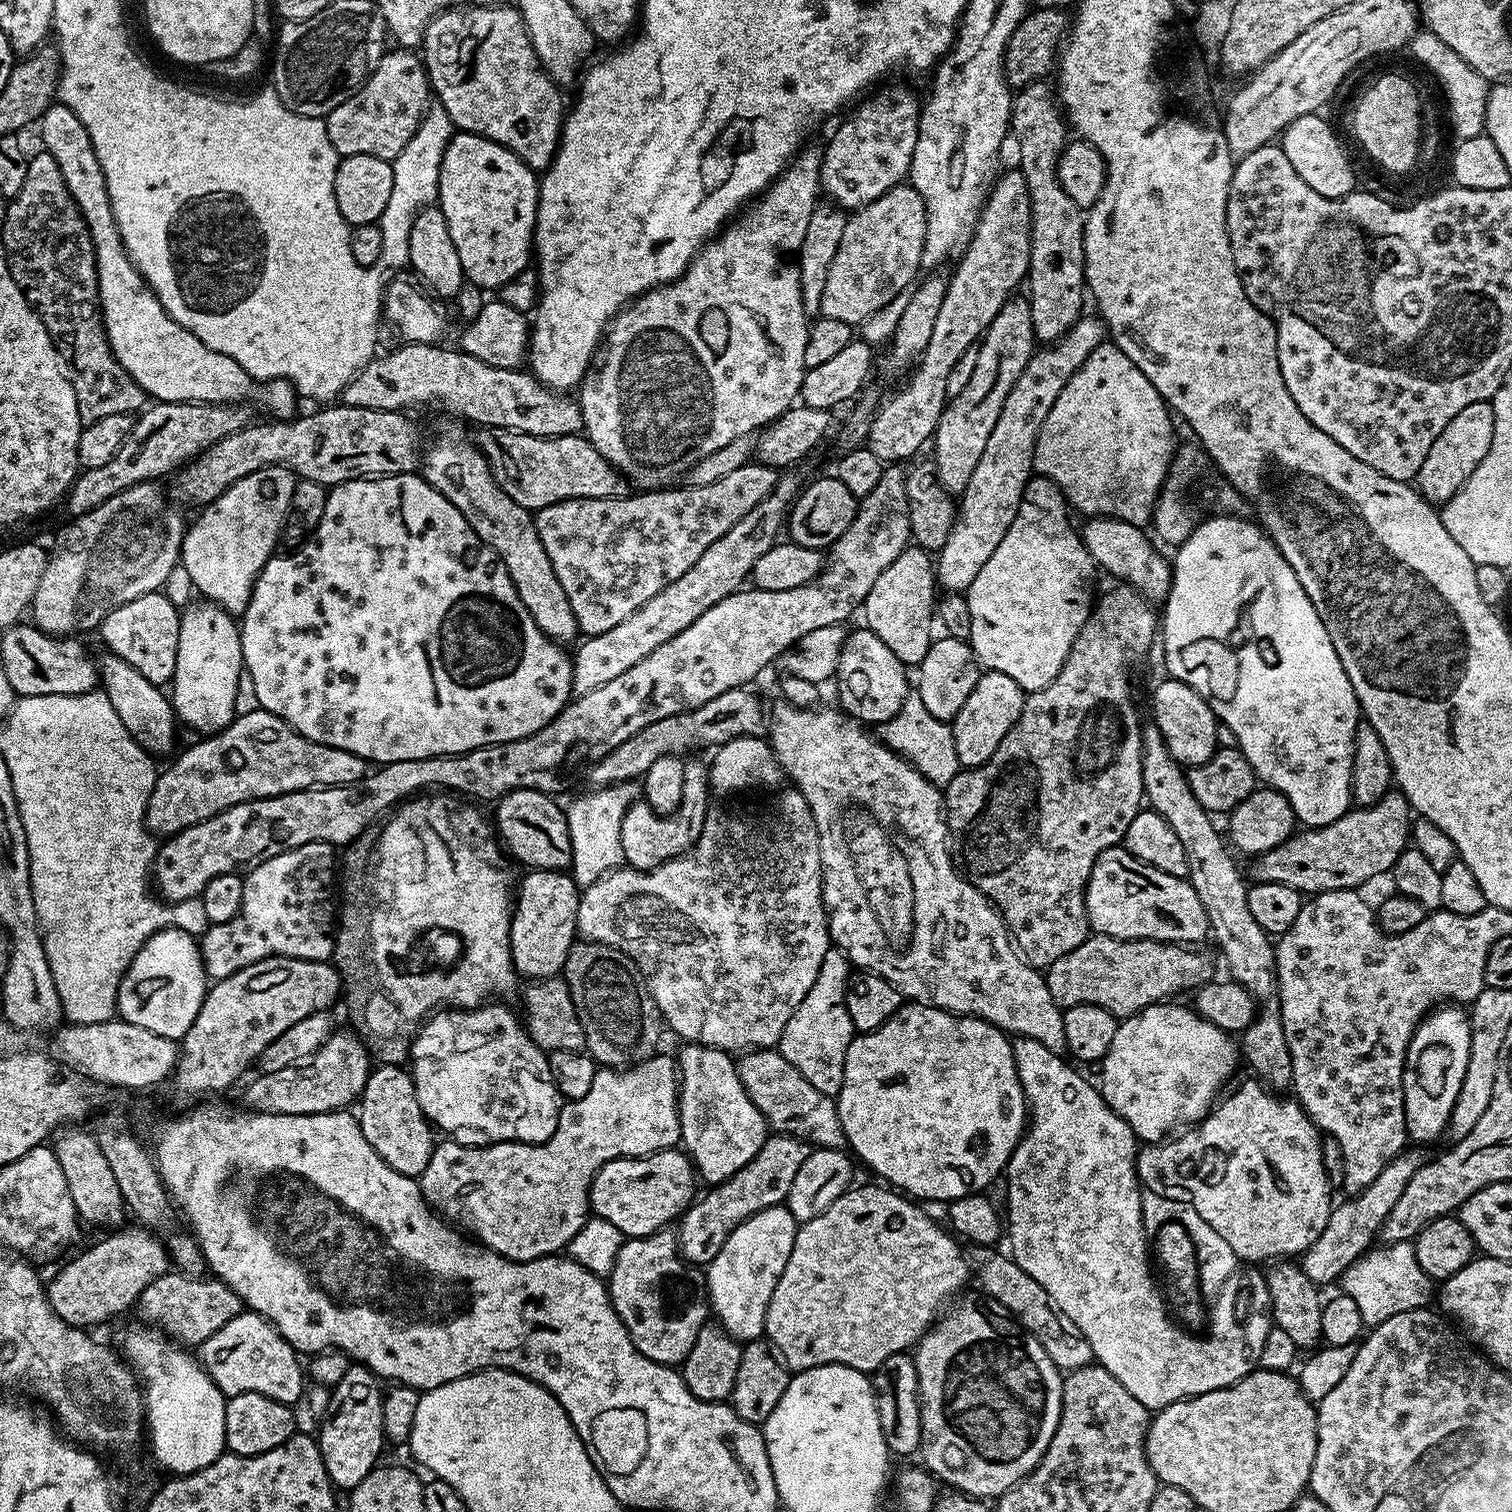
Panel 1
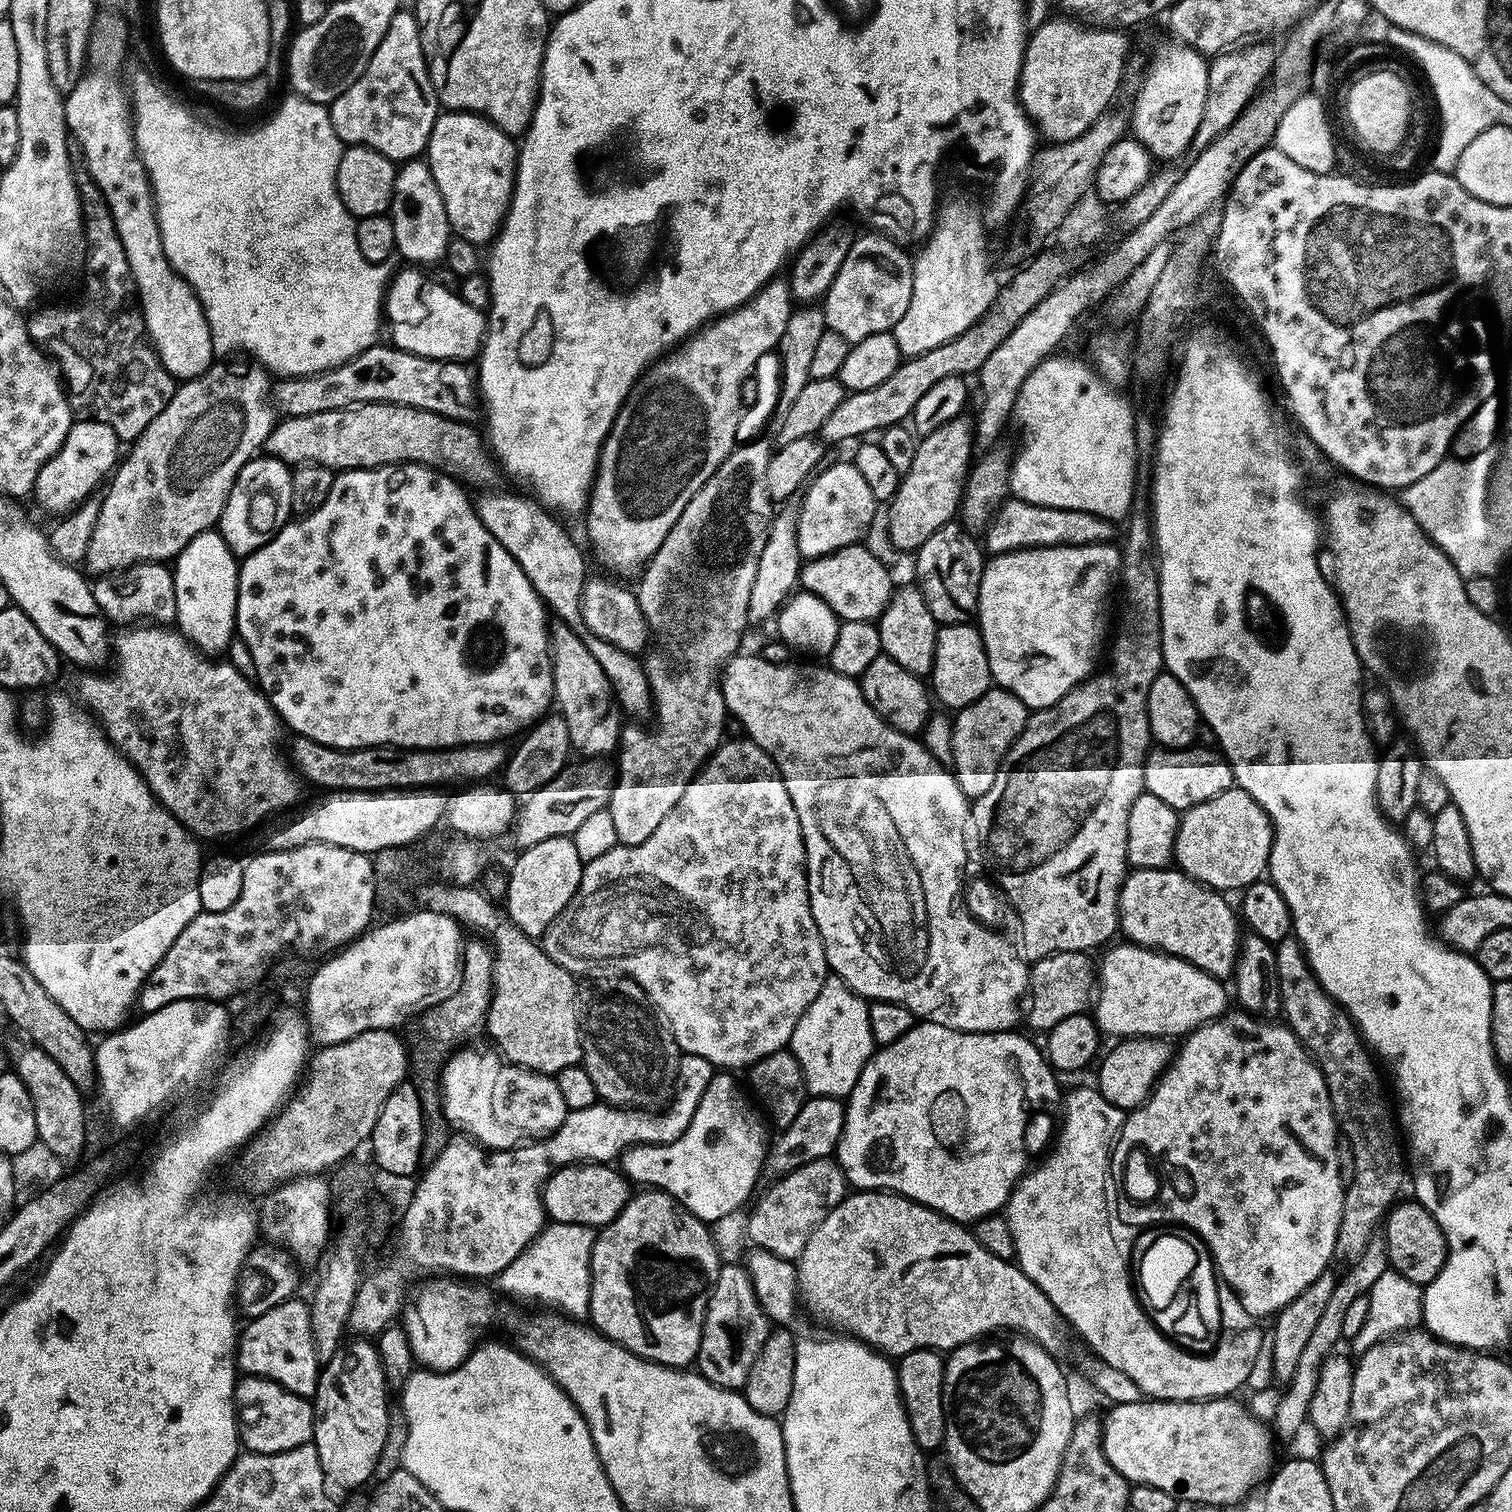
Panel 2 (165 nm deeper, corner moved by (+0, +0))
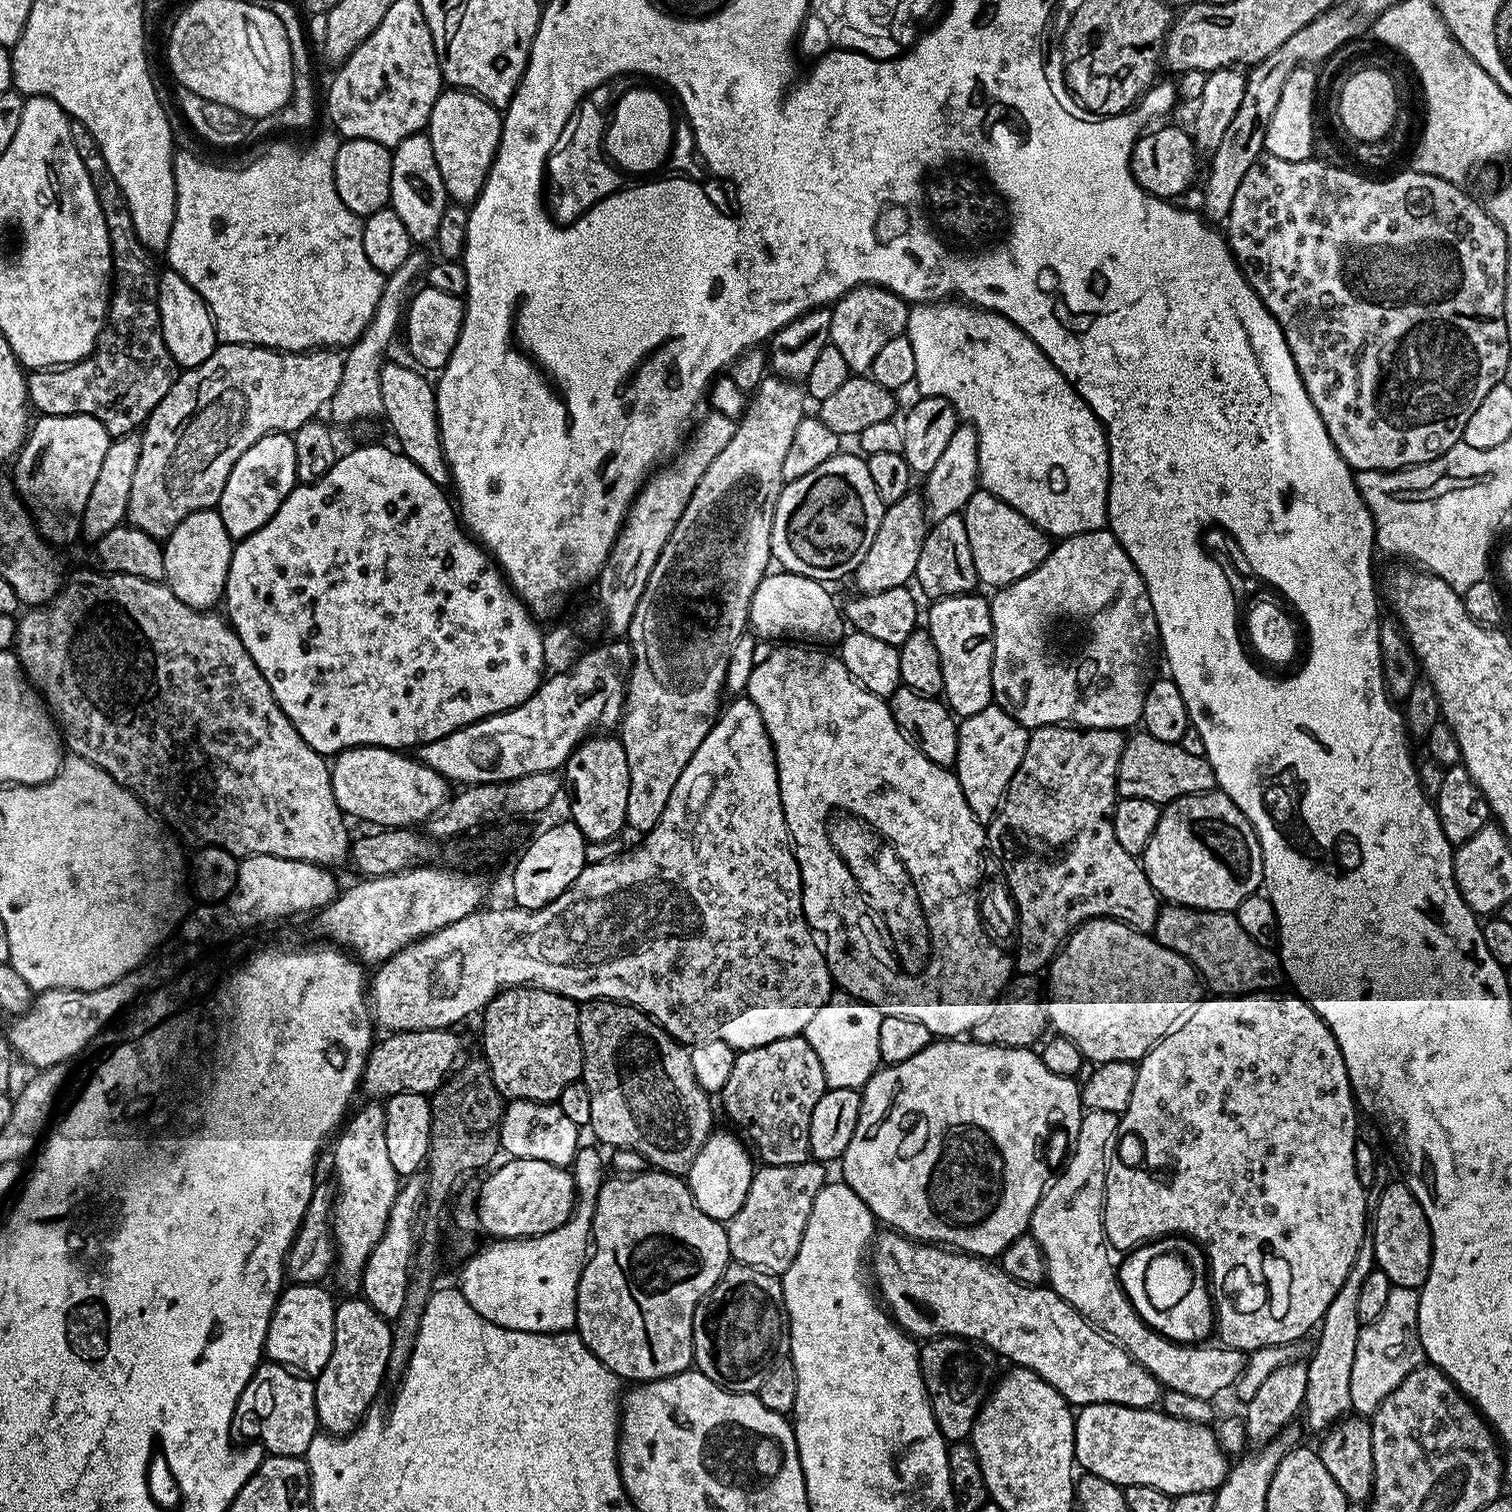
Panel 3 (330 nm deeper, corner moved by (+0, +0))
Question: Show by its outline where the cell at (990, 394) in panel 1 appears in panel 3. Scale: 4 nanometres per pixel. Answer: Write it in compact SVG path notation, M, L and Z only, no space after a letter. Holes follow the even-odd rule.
M909 490L905 496L898 498L898 502L887 505L882 522L878 522L878 534L874 534L874 542L870 542L866 558L862 558L855 570L855 591L863 594L905 587L915 577L918 554L922 554L922 542L929 527L924 514L924 497L919 491Z

